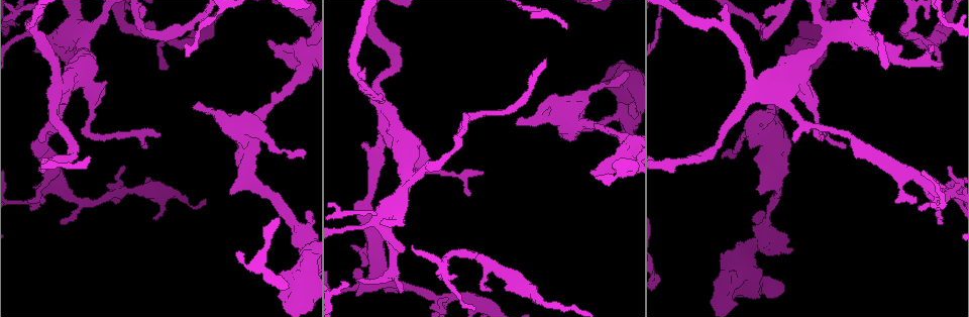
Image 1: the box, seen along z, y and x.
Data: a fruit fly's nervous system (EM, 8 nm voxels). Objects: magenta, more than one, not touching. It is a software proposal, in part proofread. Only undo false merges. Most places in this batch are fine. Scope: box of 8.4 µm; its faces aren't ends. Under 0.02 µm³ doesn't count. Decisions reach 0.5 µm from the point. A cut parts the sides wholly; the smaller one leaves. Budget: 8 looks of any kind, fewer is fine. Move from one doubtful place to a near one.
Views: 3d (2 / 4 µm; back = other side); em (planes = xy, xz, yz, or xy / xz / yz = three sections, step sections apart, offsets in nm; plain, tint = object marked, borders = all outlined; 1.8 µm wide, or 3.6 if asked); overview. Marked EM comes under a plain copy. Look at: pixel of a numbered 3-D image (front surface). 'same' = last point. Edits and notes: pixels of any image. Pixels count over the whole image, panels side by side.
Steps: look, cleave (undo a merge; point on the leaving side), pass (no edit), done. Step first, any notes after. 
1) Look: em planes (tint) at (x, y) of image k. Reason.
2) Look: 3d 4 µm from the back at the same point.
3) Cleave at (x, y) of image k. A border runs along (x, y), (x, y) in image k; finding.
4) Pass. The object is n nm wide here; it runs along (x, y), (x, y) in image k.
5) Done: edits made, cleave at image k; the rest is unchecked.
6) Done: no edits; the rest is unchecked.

Look: em planes (tint) at (304, 236) of image 1. Thick turns thin.

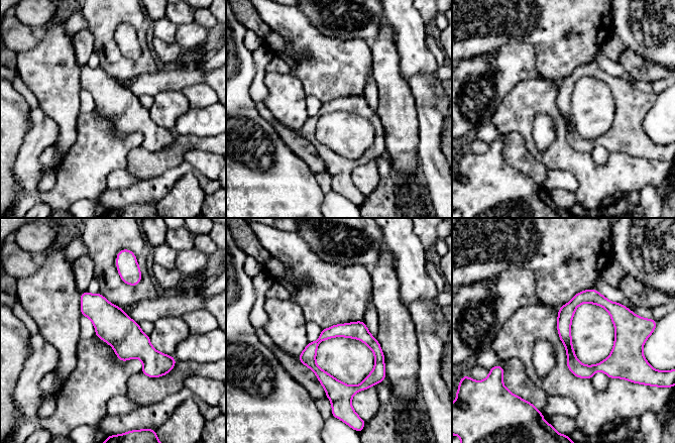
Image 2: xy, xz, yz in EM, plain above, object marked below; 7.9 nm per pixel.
Pass. The object is 130 nm wide here; it runs along (83, 296), (130, 342), (164, 362) in image 2; all the same cell.

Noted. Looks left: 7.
Look: em planes (tint) at (243, 138) of image 1. Calibre changes.

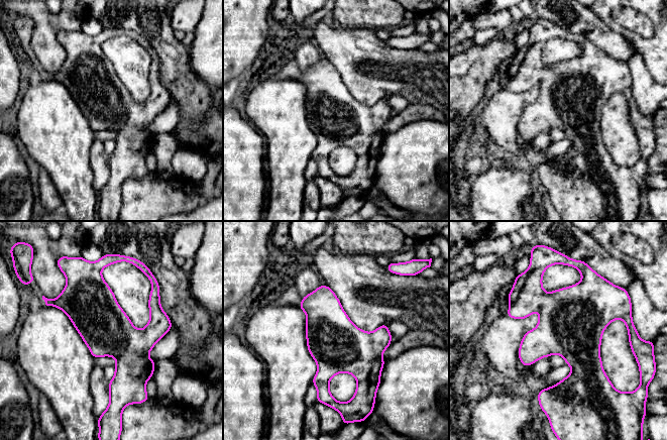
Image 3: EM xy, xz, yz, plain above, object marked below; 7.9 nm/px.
Pass. All the same cell.

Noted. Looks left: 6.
Look: em planes (tint) at (948, 191) of image 1.

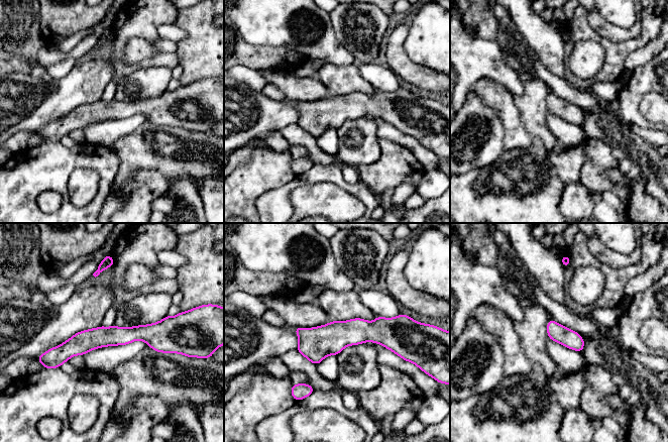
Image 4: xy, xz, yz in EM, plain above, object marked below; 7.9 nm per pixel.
Pass. One cell here.

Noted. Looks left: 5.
Look: 3d 4 µm from the back at (797, 78) of image 1.

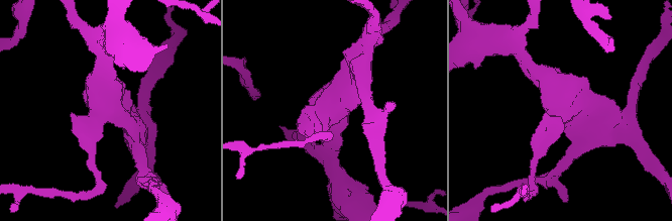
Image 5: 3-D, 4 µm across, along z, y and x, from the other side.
Look: em 3.6 µm planes (tint) at (324, 110) of image 5. Now the EM.

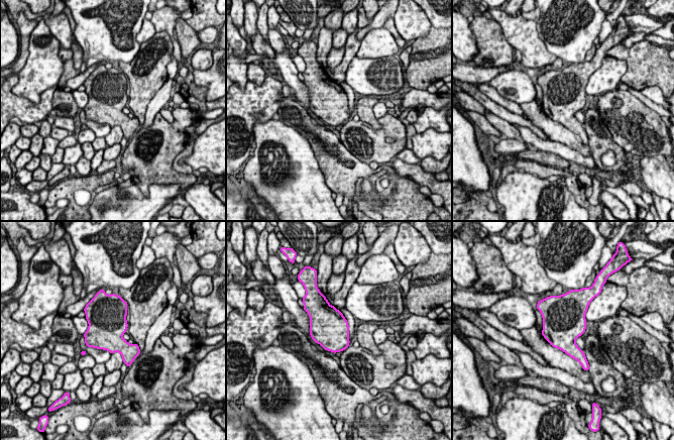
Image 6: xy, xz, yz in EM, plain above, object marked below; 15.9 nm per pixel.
Pass. One cell here.

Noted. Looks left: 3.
Done: no edits; the rest is unchecked.

